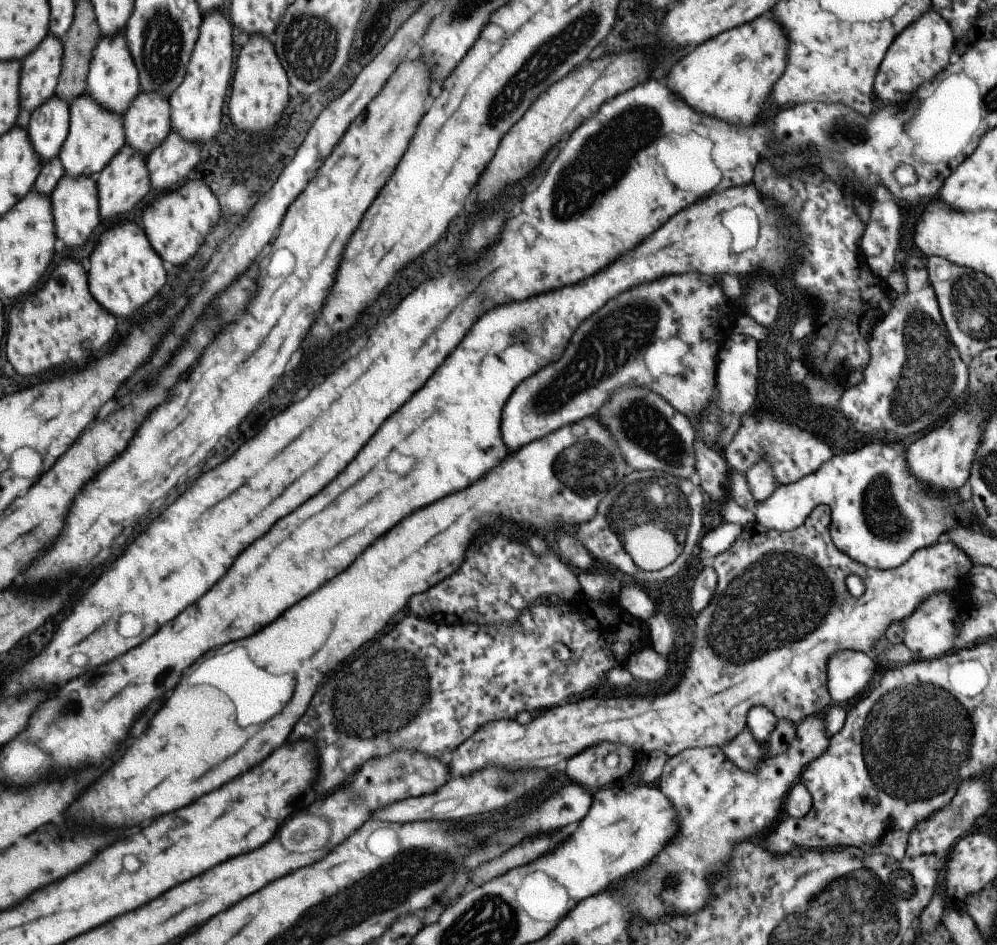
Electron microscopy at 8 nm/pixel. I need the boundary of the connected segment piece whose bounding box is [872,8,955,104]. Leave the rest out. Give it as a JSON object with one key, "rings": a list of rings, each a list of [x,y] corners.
{"rings":[[[933,8],[912,21],[887,48],[873,79],[873,94],[883,102],[903,102],[921,84],[935,82],[952,61],[954,33],[950,25]]]}

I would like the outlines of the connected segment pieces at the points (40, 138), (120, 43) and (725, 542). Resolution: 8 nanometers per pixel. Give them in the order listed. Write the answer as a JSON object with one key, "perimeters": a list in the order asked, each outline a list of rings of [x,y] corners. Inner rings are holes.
{"perimeters":[[[[53,94],[30,113],[26,132],[41,164],[58,154],[68,134],[68,110],[67,102]]],[[[123,30],[112,38],[101,37],[94,47],[88,64],[86,90],[91,100],[97,102],[97,106],[119,116],[124,114],[133,98],[140,92],[137,70],[129,55]]],[[[721,522],[718,526],[705,530],[698,543],[699,560],[708,562],[718,554],[723,554],[739,537],[742,527],[736,523]]]]}

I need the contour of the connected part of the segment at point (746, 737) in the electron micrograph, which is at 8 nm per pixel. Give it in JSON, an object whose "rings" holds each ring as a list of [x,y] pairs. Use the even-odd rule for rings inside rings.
{"rings":[[[745,727],[729,744],[725,744],[719,750],[739,770],[753,772],[761,761],[759,747],[757,745],[756,740],[751,736],[747,727]]]}

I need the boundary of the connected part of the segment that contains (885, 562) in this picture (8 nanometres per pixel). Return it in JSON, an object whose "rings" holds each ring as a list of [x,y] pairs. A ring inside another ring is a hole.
{"rings":[[[875,442],[875,444],[865,444],[863,448],[857,448],[857,450],[853,450],[853,452],[835,453],[830,460],[824,461],[813,473],[803,476],[803,478],[798,479],[796,482],[787,485],[780,485],[771,492],[771,496],[769,496],[769,498],[763,500],[763,502],[756,502],[753,509],[754,521],[764,529],[791,531],[801,526],[801,524],[809,517],[809,514],[815,509],[815,506],[818,505],[826,505],[830,509],[828,536],[831,542],[833,542],[833,546],[835,546],[837,550],[843,552],[845,556],[848,556],[849,558],[872,569],[897,568],[898,566],[901,566],[903,562],[907,562],[911,554],[913,554],[916,550],[937,543],[940,539],[942,539],[941,536],[943,536],[947,530],[957,527],[958,525],[960,527],[962,526],[967,528],[975,527],[975,520],[973,518],[973,514],[971,514],[971,511],[969,510],[968,503],[961,503],[956,497],[956,491],[948,493],[947,495],[944,493],[933,493],[922,483],[915,481],[912,478],[912,475],[908,474],[903,458],[903,446],[901,446],[901,444],[897,444],[897,446],[893,448],[893,446],[887,446],[887,444],[881,444],[881,446],[879,446],[879,444]]]}

